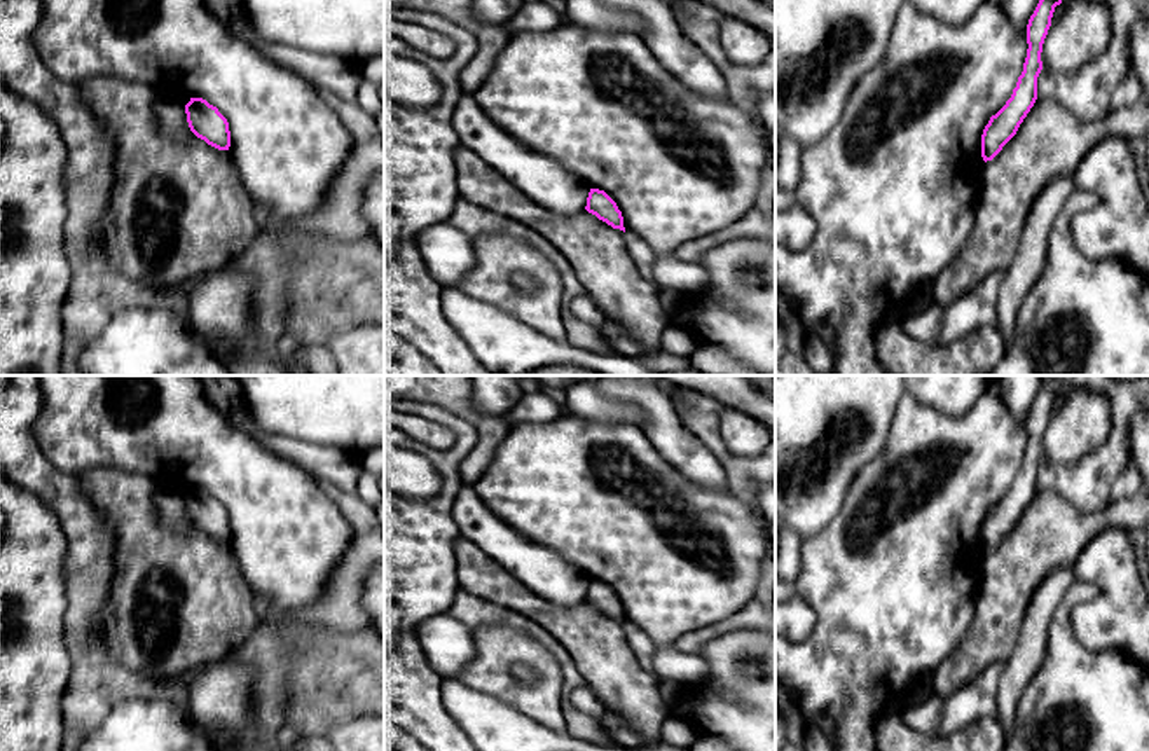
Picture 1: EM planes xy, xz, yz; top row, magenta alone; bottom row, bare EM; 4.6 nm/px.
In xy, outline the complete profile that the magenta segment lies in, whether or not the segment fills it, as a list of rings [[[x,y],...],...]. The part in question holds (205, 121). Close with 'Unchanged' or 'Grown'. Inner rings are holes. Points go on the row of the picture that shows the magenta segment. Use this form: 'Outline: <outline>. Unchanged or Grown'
Outline: [[[190,98],[185,105],[187,122],[190,131],[218,150],[229,150],[230,131],[227,119],[217,107],[203,98]]]. Unchanged

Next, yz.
Outline: [[[1039,0],[1027,24],[1027,58],[1016,87],[1006,105],[990,117],[981,134],[981,157],[992,161],[1002,147],[1016,134],[1020,124],[1037,100],[1037,77],[1042,70],[1042,44],[1051,26],[1055,7],[1062,0]]]. Unchanged

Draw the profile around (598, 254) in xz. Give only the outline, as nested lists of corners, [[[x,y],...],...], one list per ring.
[[[458,145],[452,152],[452,162],[459,199],[506,215],[541,234],[564,255],[585,293],[595,300],[611,321],[616,321],[623,332],[632,335],[646,353],[660,351],[662,332],[672,325],[672,318],[660,304],[660,288],[637,271],[627,250],[623,231],[613,229],[587,210],[576,215],[557,215],[541,208],[463,145]]]

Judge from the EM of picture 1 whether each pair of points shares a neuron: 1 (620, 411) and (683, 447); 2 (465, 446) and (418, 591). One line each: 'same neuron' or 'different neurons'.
1: different neurons
2: same neuron

